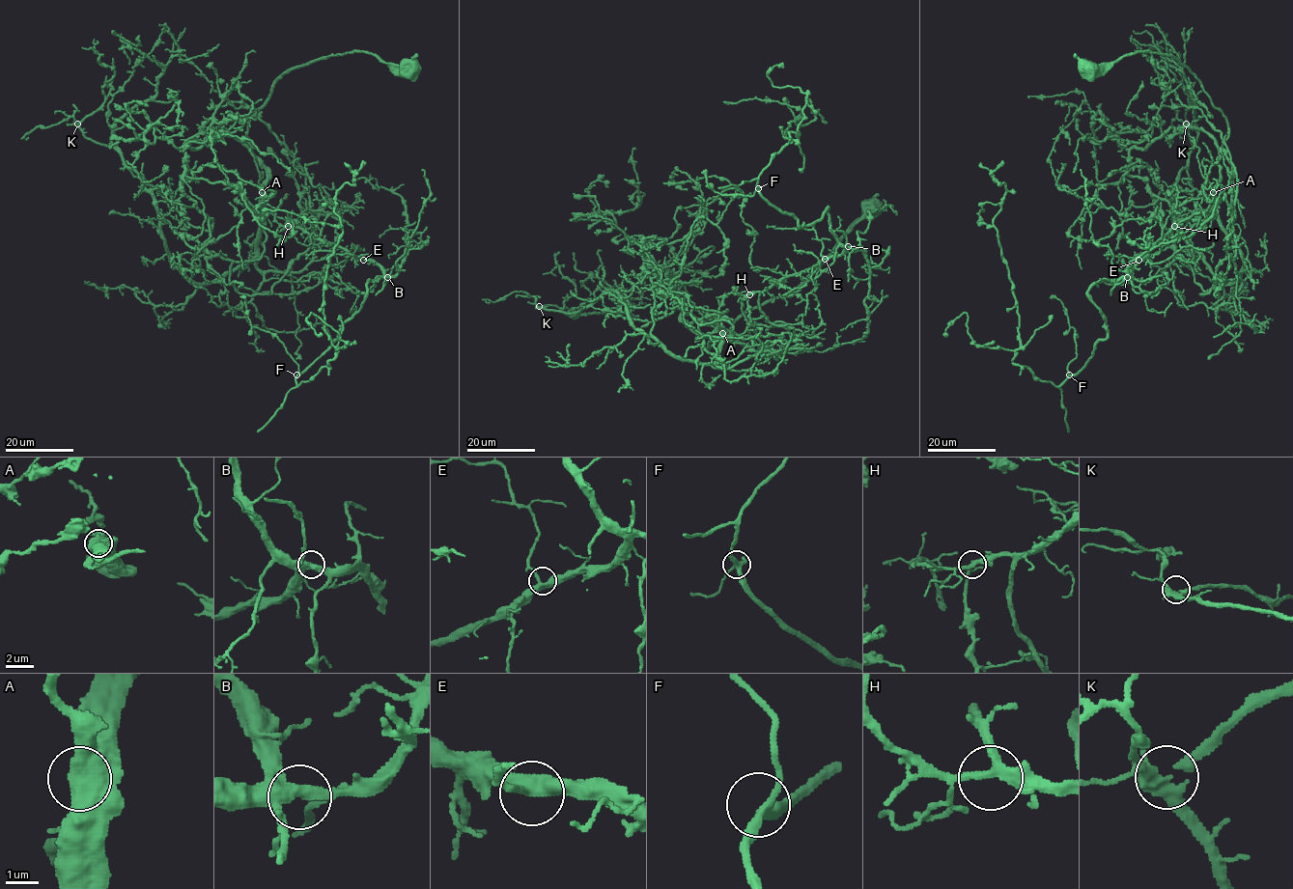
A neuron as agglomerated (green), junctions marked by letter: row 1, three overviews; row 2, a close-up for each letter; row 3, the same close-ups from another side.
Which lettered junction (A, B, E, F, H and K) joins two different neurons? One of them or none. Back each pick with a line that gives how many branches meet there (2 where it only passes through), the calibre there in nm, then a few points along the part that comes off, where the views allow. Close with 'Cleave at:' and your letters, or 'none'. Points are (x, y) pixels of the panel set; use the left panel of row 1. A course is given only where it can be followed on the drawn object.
A: Branches: 3. Thickness 550 nm. Course of the part to remove: (262, 192), (268, 210), (383, 275), (297, 386), (337, 348), (323, 303), (335, 199), (353, 182), (345, 163)
Cleave at: A

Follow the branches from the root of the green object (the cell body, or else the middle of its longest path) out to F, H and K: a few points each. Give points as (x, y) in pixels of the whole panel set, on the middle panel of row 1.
F: (871, 208), (796, 288), (708, 347), (744, 331), (751, 292), (845, 247), (828, 208), (800, 227), (758, 188)
H: (871, 208), (796, 288), (749, 309), (708, 347), (710, 342), (728, 339), (725, 333), (744, 331), (749, 294)
K: (871, 208), (796, 288), (710, 342), (728, 339), (711, 363), (638, 331), (616, 292), (574, 313), (539, 306)

